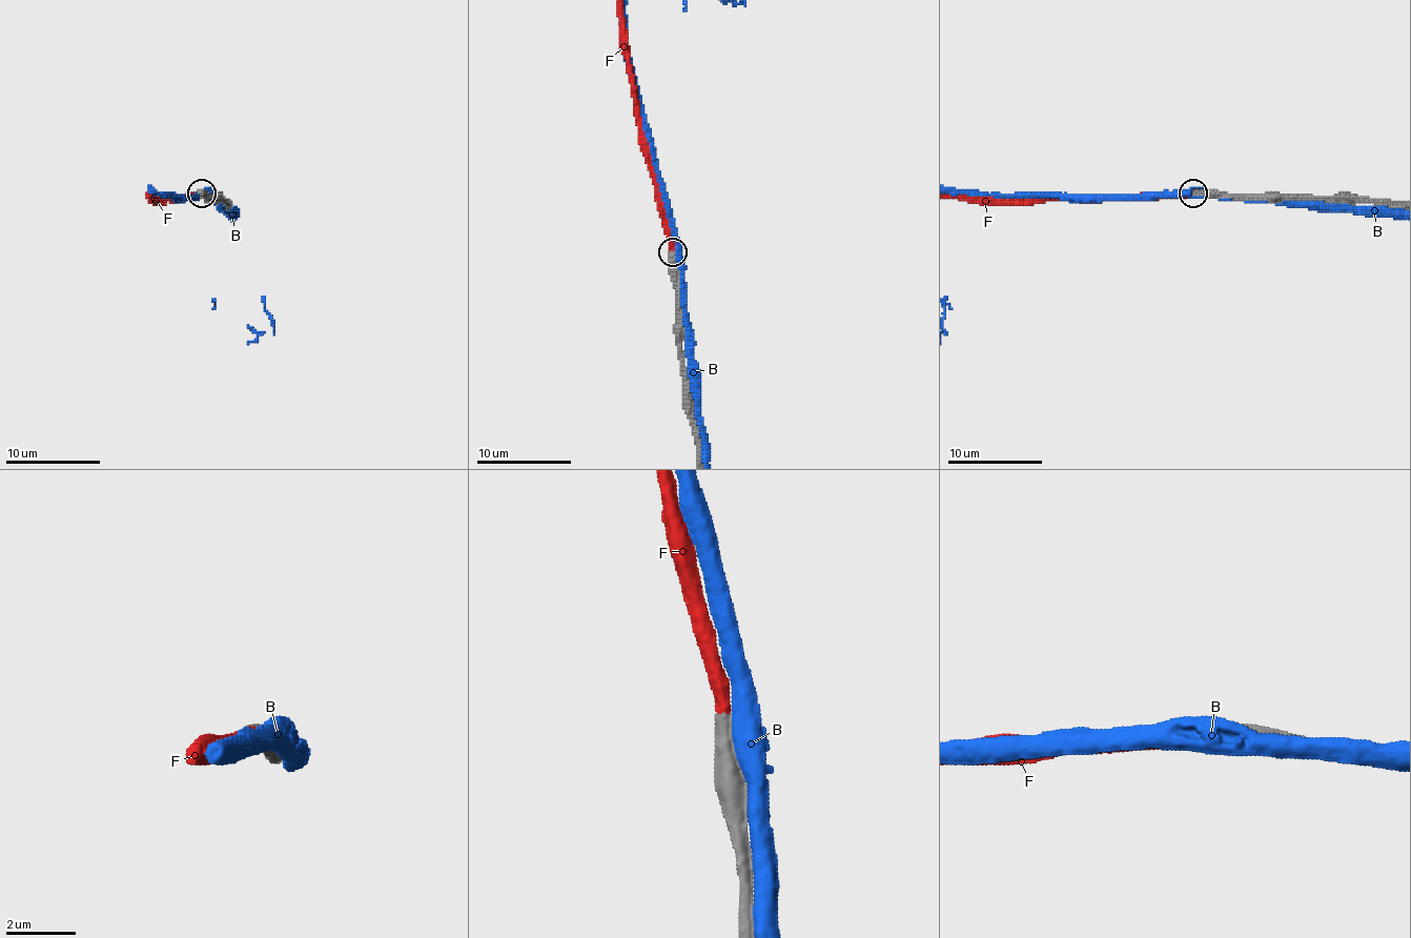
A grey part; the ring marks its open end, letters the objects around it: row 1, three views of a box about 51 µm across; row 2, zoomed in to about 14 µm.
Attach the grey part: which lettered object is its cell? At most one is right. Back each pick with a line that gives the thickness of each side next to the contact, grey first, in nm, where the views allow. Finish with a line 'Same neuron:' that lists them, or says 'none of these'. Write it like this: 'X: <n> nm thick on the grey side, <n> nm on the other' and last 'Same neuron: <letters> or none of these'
F: 460 nm thick on the grey side, 460 nm on the other
Same neuron: F

